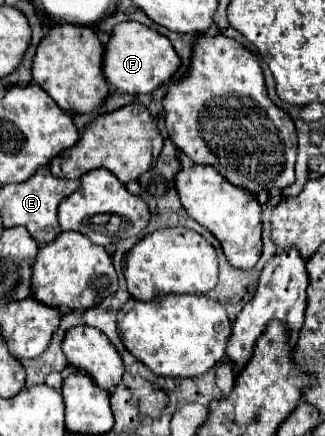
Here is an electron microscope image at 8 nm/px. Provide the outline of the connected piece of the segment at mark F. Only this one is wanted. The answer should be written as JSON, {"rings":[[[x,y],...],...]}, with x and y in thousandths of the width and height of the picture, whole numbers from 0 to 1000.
{"rings":[[[385,48],[354,57],[348,80],[323,108],[317,135],[317,167],[329,186],[378,213],[428,218],[428,213],[471,213],[502,190],[514,190],[557,154],[557,131],[532,112],[526,94],[483,76],[465,62],[446,62],[422,48]]]}

